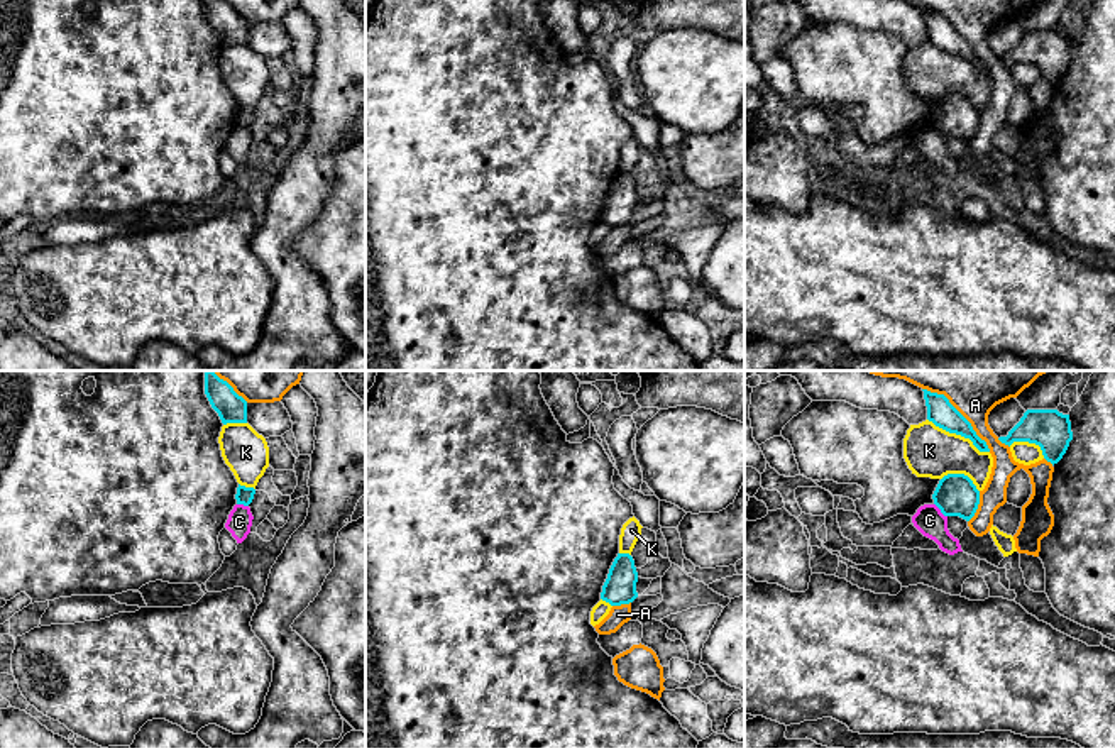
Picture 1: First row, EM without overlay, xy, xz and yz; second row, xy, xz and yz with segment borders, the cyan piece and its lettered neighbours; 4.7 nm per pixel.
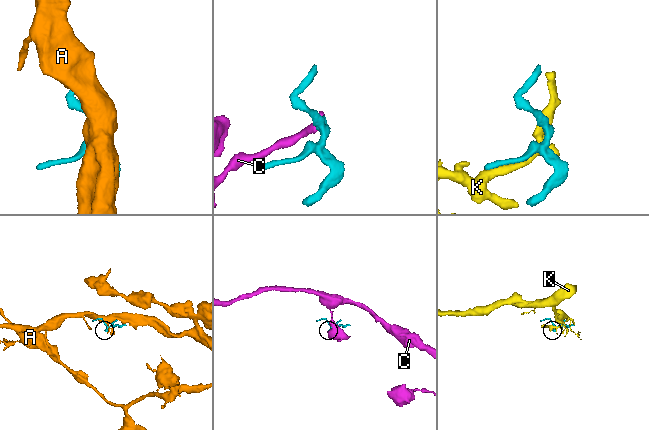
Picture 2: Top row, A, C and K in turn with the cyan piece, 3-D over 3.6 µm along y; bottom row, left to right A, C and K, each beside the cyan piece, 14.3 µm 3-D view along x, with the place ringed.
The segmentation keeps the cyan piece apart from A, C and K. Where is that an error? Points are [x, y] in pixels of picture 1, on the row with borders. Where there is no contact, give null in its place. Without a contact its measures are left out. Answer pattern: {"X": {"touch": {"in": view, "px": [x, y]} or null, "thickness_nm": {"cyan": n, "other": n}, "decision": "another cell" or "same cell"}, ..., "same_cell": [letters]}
{"A": {"touch": {"in": "yz", "px": [960, 413]}, "thickness_nm": {"cyan": 120, "other": 380}, "decision": "another cell"}, "C": {"touch": {"in": "yz", "px": [939, 508]}, "thickness_nm": {"cyan": 200, "other": 140}, "decision": "another cell"}, "K": {"touch": {"in": "yz", "px": [958, 434]}, "thickness_nm": {"cyan": 120, "other": 240}, "decision": "another cell"}, "same_cell": []}

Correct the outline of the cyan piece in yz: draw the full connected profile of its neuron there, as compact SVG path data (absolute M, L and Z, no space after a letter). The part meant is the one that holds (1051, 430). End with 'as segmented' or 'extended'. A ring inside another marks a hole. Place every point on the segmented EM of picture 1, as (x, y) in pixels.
M1027 410L1008 435L998 440L1008 447L1013 442L1035 443L1044 459L1054 465L1063 459L1073 440L1069 415L1057 410Z; as segmented

